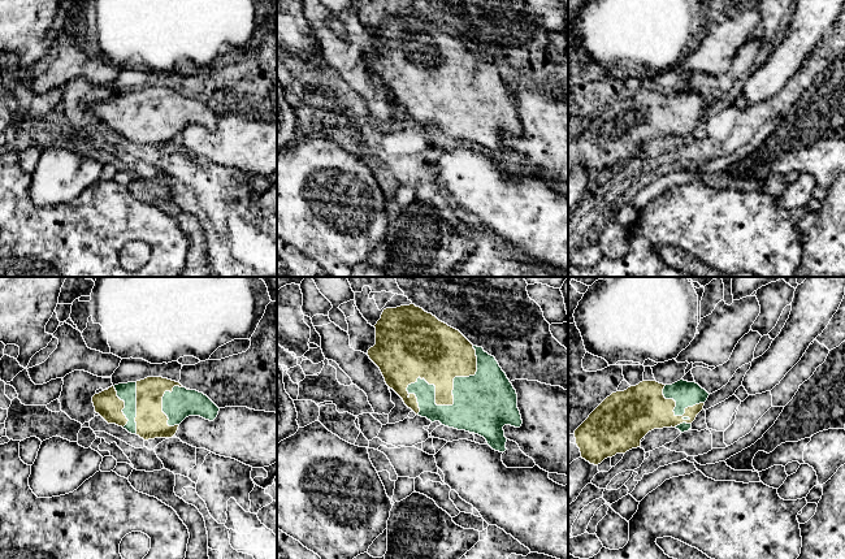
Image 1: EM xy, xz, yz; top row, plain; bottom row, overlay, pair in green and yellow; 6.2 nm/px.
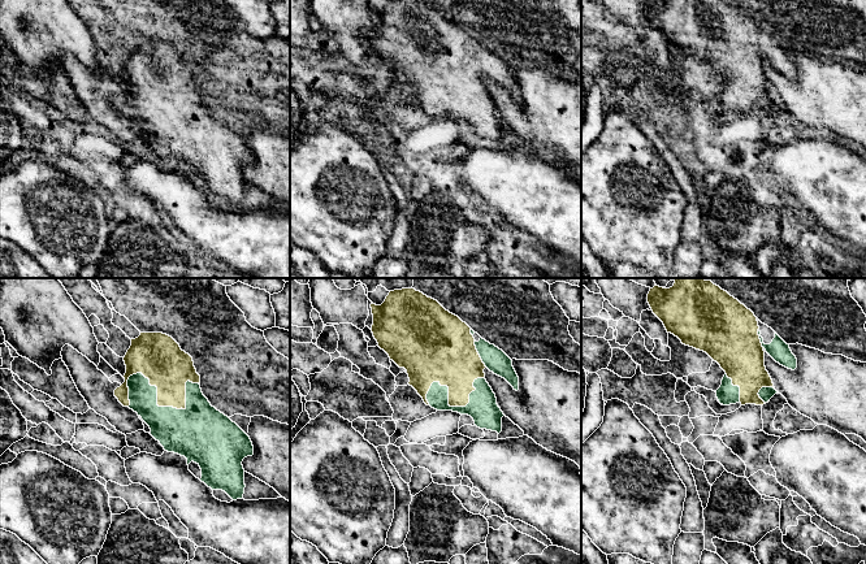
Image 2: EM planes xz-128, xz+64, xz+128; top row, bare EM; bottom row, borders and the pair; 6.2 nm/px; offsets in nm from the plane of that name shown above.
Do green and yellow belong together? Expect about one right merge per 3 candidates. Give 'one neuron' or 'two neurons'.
one neuron

